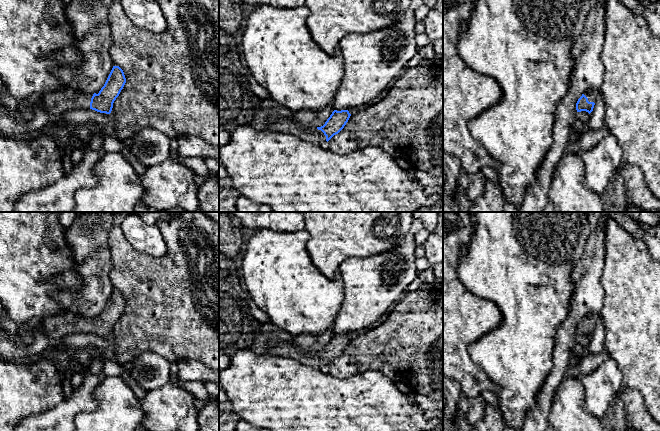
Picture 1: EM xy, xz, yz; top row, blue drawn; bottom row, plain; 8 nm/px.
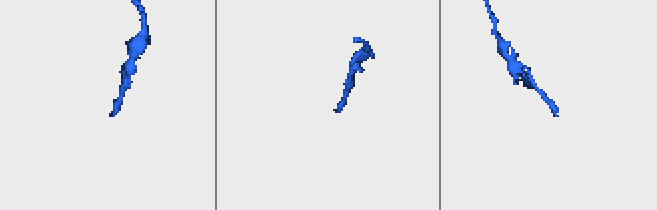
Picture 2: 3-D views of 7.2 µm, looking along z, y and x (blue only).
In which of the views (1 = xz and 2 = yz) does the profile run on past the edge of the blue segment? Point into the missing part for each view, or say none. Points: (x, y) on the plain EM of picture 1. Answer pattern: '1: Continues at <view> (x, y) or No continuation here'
1: Continues at xz (312, 359)
2: Continues at yz (592, 319)

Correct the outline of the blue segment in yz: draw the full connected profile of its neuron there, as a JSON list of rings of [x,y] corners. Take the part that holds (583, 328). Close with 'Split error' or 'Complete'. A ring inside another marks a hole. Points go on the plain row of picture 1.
[[[587,313],[576,327],[577,336],[586,335],[589,338],[593,335],[599,316],[594,313]]]. Split error

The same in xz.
[[[334,334],[321,351],[310,351],[294,346],[289,341],[280,341],[273,347],[267,346],[267,353],[275,356],[289,357],[297,362],[319,370],[338,358],[346,349],[351,338],[348,334]]]. Split error

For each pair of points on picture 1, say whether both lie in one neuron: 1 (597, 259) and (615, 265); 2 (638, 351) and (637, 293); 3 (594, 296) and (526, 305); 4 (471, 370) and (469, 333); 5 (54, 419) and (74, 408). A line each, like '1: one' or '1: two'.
1: two
2: one
3: two
4: one
5: one

